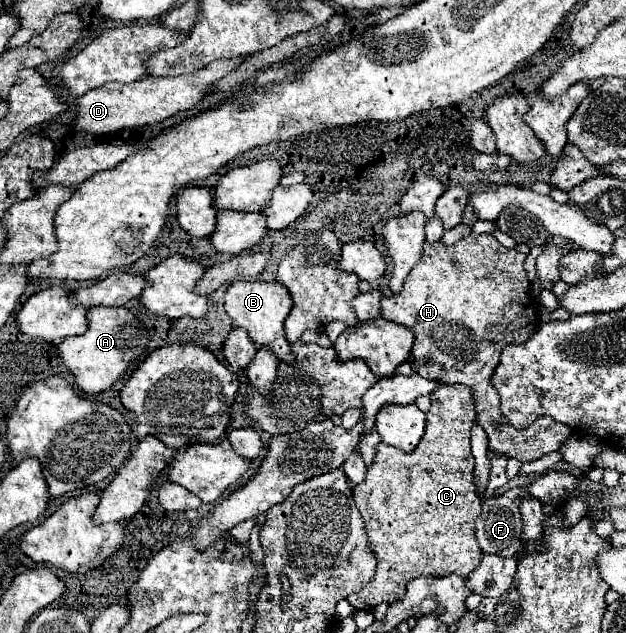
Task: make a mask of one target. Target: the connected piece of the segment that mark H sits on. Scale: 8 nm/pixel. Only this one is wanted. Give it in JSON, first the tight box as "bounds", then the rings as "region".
{"bounds":[381,233,571,461],"region":[[[471,233],[451,247],[443,247],[439,241],[423,247],[423,257],[415,269],[407,275],[405,287],[399,295],[387,295],[381,301],[381,315],[393,323],[401,323],[415,333],[413,363],[421,377],[439,381],[443,385],[461,383],[467,385],[475,399],[477,423],[485,429],[489,437],[489,447],[507,457],[519,461],[533,461],[545,453],[557,451],[561,443],[571,435],[567,425],[561,425],[553,417],[537,417],[529,427],[515,429],[499,411],[499,393],[491,385],[495,367],[499,365],[499,355],[507,343],[525,343],[533,337],[539,325],[539,301],[531,293],[531,283],[523,269],[525,253],[517,249],[503,247],[491,233]]]}

